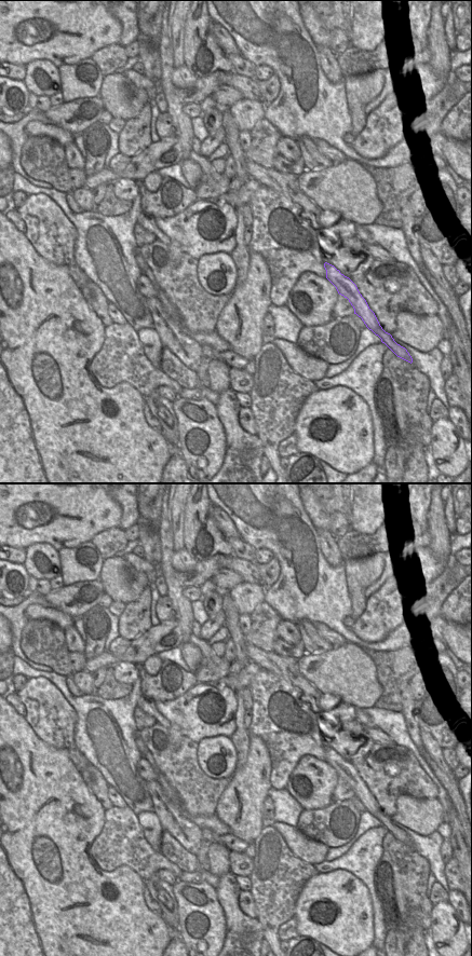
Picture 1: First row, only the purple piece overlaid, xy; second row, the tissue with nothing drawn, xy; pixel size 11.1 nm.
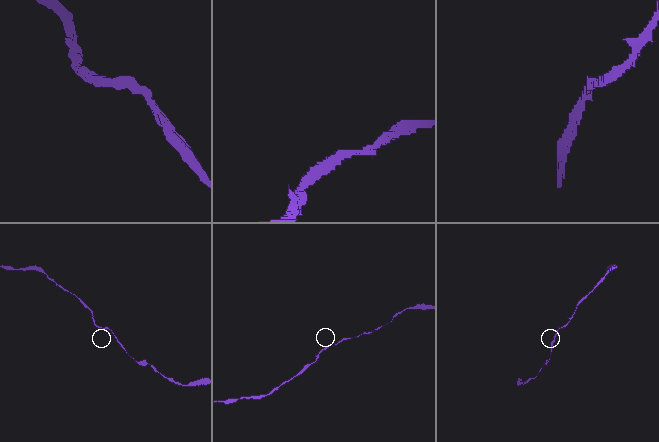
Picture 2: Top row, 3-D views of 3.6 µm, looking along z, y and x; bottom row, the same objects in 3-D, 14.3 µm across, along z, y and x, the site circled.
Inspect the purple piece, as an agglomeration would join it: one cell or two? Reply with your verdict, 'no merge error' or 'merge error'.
no merge error

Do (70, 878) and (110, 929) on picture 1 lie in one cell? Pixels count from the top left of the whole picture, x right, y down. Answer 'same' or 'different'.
same

